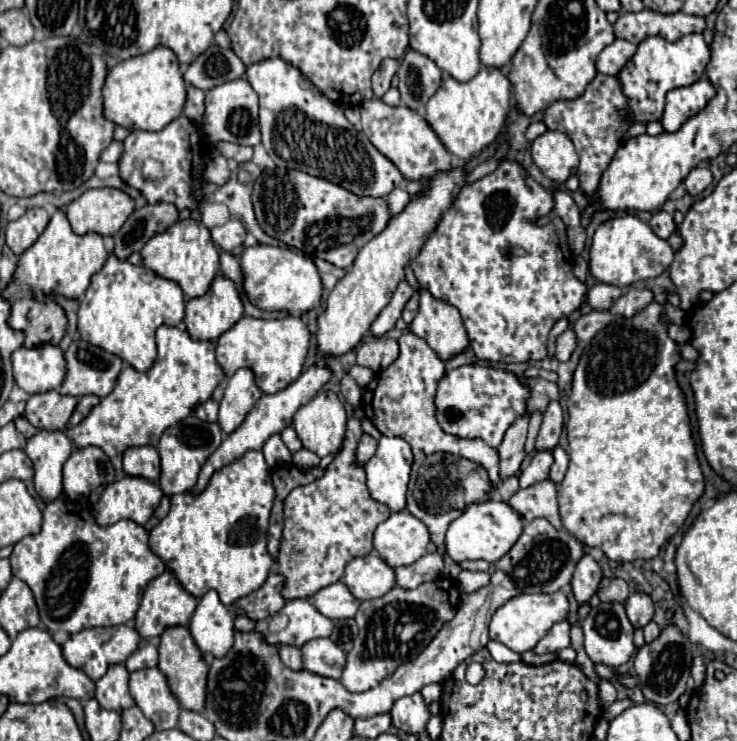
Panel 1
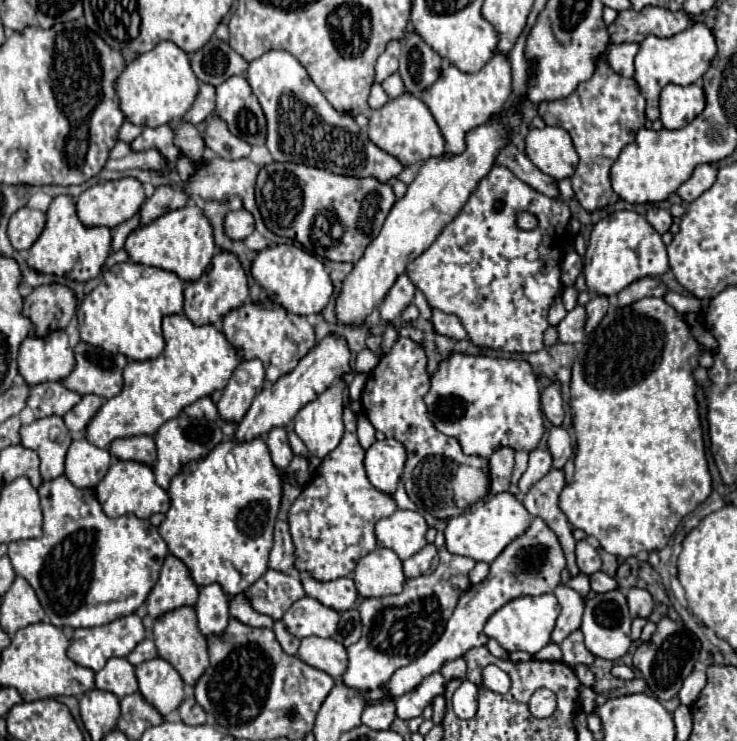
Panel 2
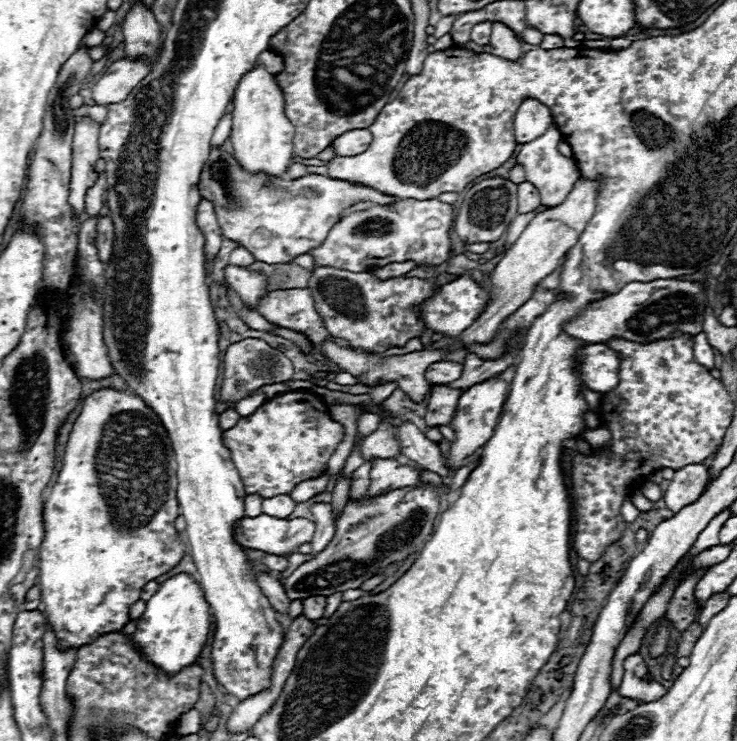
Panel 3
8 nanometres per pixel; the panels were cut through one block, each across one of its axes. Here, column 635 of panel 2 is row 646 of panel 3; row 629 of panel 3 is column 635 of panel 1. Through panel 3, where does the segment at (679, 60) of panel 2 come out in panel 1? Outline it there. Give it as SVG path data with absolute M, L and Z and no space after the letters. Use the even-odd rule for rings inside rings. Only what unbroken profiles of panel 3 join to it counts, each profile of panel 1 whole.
M688 34L680 38L678 42L668 42L662 36L648 36L638 44L636 54L626 62L626 68L618 72L618 82L622 86L622 94L626 96L628 104L628 118L632 122L652 122L660 120L664 114L664 96L672 88L690 86L706 70L706 64L710 60L710 48L704 42L702 34Z

